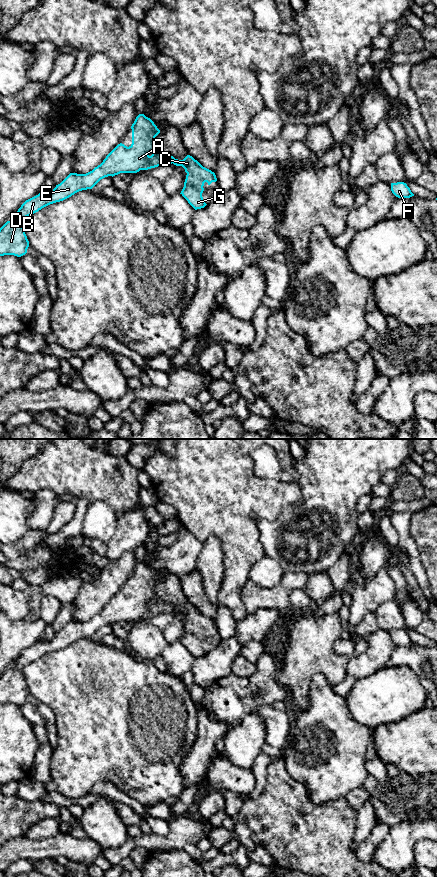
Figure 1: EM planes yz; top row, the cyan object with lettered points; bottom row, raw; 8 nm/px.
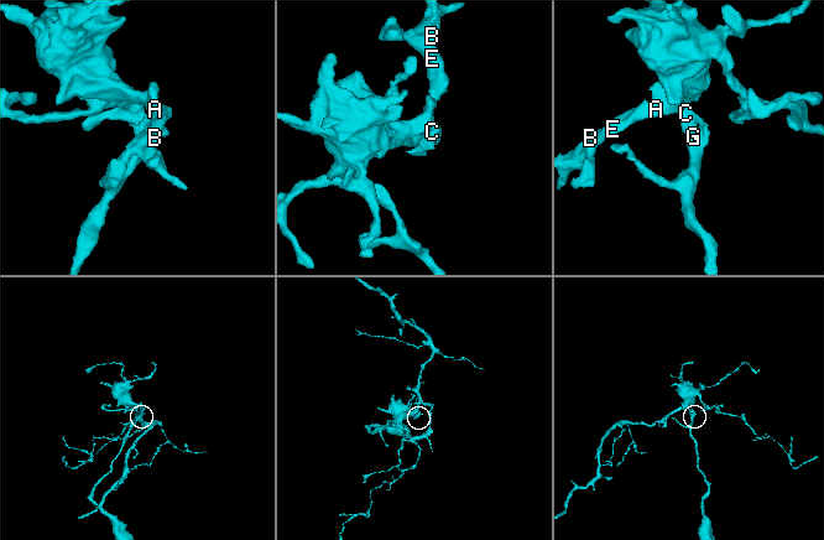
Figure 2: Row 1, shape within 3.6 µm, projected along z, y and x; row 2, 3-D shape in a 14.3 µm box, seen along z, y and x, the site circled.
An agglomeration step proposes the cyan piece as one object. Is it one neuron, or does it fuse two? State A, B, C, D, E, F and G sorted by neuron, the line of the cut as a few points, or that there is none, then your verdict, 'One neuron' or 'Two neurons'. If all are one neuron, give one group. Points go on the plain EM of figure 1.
Groups: A B D E F / C G. Split along yz (175, 607), (172, 610). Two neurons

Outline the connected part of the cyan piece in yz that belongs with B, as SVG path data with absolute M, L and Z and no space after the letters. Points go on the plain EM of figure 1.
M139 562L131 574L132 592L127 595L124 592L118 592L103 608L103 610L86 622L70 621L60 632L50 641L39 641L38 643L26 648L17 659L14 669L7 669L0 676L0 704L14 703L21 705L27 701L29 689L23 676L23 669L26 665L38 660L42 656L63 649L75 641L92 637L101 627L108 624L115 624L120 621L137 621L140 618L148 618L161 613L172 612L175 608L173 604L165 602L156 592L155 585L160 578L154 570L144 562Z

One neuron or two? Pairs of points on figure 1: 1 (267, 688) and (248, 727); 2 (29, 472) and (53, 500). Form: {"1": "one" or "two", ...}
{"1": "two", "2": "two"}

